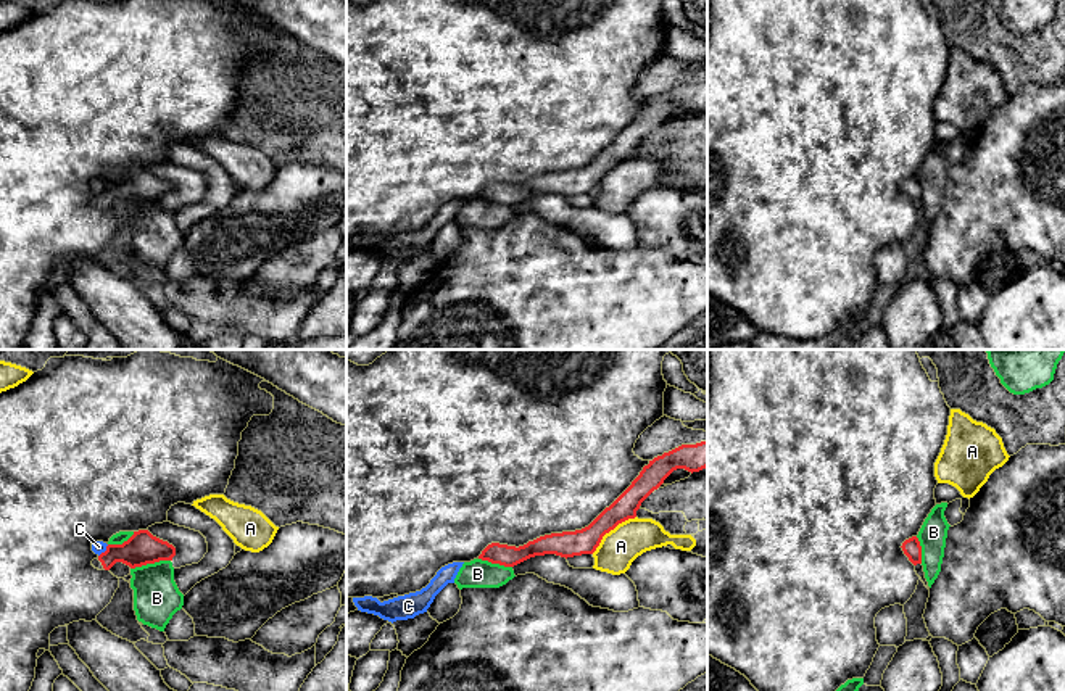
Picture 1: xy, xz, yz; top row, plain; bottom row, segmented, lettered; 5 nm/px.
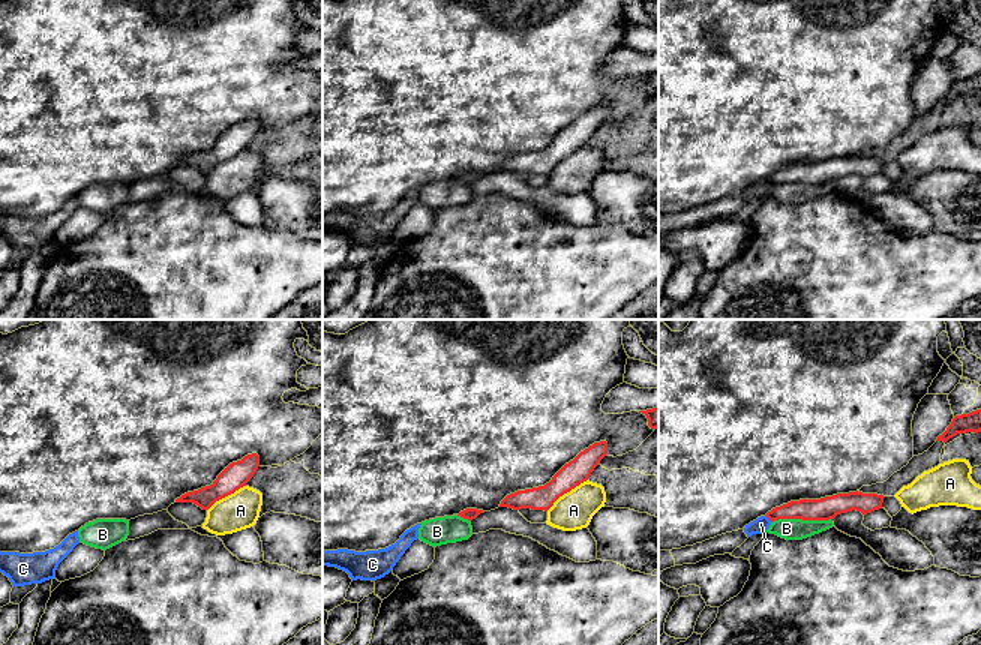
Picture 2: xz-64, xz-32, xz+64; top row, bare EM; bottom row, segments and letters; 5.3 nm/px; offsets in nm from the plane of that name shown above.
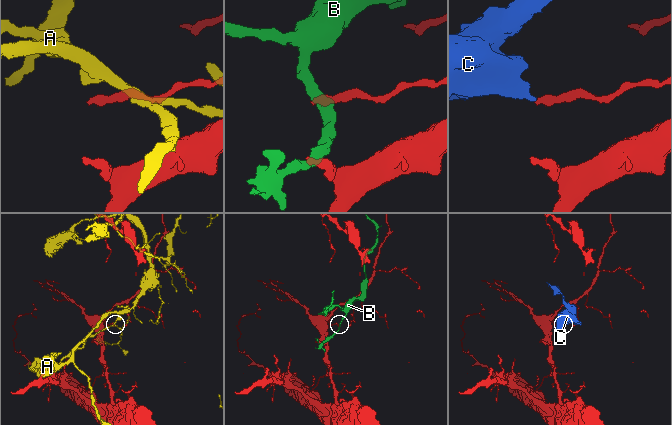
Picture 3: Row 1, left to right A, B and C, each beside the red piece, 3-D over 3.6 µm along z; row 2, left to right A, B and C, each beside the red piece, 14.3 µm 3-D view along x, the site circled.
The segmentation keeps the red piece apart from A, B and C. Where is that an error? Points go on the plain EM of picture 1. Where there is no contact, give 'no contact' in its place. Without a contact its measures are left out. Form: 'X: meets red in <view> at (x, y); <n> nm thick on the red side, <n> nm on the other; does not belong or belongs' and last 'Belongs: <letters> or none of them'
A: meets red in xz at (611, 168); 130 nm thick on the red side, 190 nm on the other; does not belong
B: meets red in xy at (150, 202); 170 nm thick on the red side, 240 nm on the other; does not belong
C: meets red in xy at (105, 190); 170 nm thick on the red side, 60 nm on the other; does not belong
Belongs: none of them

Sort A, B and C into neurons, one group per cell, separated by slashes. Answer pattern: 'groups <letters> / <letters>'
groups A / B / C

